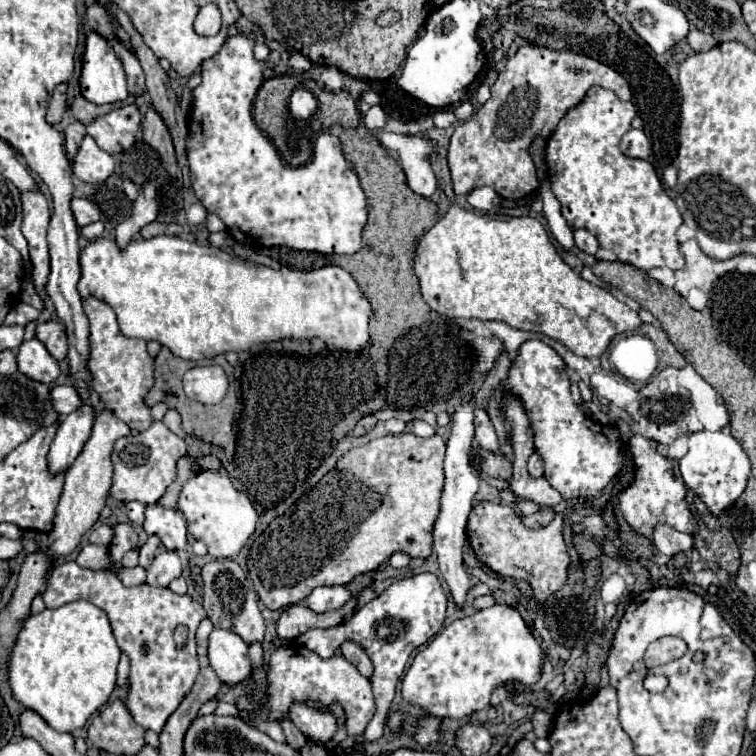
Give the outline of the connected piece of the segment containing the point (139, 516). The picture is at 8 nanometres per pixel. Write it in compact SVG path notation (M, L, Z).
M129 502L129 504L127 504L127 516L129 516L129 520L135 522L135 524L141 524L141 522L143 522L143 510L145 510L143 504Z

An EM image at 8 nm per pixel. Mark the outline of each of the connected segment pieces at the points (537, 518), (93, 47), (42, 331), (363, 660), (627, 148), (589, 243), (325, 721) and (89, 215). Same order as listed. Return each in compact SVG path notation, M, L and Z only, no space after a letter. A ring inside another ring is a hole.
M543 508L543 510L539 510L539 512L531 514L531 516L523 516L523 518L521 518L521 522L523 522L527 528L537 530L537 528L547 526L547 524L551 522L551 518L553 518L553 516L555 516L555 510L551 510L551 508Z
M97 32L87 36L81 72L81 94L93 104L113 104L129 96L121 60L115 56L107 40Z
M49 320L49 322L39 324L35 336L37 336L37 340L43 342L43 346L49 350L49 354L55 360L67 358L67 336L65 336L65 330L59 322Z
M345 642L345 644L341 646L341 654L359 670L361 676L365 676L365 678L371 678L371 676L373 676L371 660L367 658L365 650L363 650L359 644L355 644L355 642Z
M629 130L623 138L621 138L621 152L629 158L649 158L651 154L651 144L647 140L647 136L643 134L643 130Z
M575 230L575 232L573 232L573 238L575 238L575 246L577 246L581 252L589 254L589 256L593 256L593 254L599 250L597 238L595 238L591 232L587 232L587 230Z
M307 704L291 706L291 720L307 738L313 738L315 742L325 744L337 732L337 722L335 722L333 714L313 710Z
M73 198L71 208L73 208L73 216L75 216L75 222L79 228L101 219L101 211L97 204L89 202L85 198Z

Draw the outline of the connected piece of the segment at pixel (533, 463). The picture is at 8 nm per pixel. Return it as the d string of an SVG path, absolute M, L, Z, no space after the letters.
M533 452L533 454L529 456L529 474L531 474L533 478L543 476L543 460L541 460L541 456L539 456L537 452Z

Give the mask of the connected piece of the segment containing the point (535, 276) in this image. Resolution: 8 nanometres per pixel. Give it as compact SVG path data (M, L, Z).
M451 206L419 242L415 252L415 274L423 300L431 310L443 316L497 320L517 330L541 332L585 358L601 356L615 334L631 332L641 324L637 312L625 302L619 302L611 292L585 282L573 272L551 244L543 224L532 217L479 214Z

